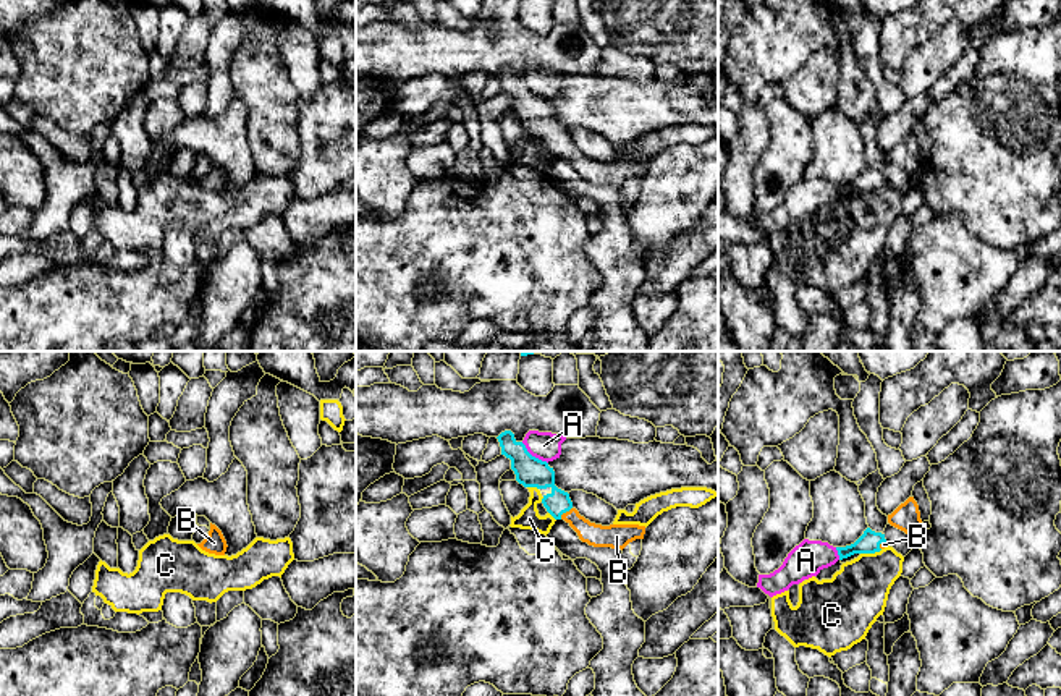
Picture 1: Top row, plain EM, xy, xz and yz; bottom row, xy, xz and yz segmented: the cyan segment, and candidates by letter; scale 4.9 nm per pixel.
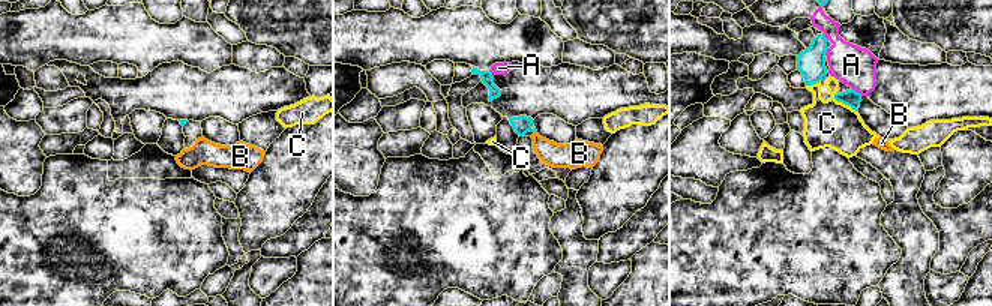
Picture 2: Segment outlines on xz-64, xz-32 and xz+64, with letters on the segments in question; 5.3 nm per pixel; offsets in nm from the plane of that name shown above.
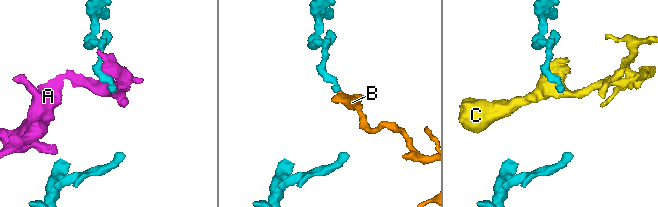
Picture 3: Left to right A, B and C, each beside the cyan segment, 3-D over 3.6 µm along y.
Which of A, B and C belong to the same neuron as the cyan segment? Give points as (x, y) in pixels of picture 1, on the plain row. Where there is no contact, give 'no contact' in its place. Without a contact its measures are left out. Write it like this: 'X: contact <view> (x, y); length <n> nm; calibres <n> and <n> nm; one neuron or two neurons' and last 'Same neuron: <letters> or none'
A: contact xz (534, 94); length 170 nm; calibres 150 and 140 nm; two neurons
B: contact xz (565, 149); length 90 nm; calibres 140 and 110 nm; one neuron
C: contact yz (870, 190); length 110 nm; calibres 110 and 300 nm; two neurons
Same neuron: B

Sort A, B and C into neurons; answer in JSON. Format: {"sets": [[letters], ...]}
{"sets": [["A"], ["B"], ["C"]]}

